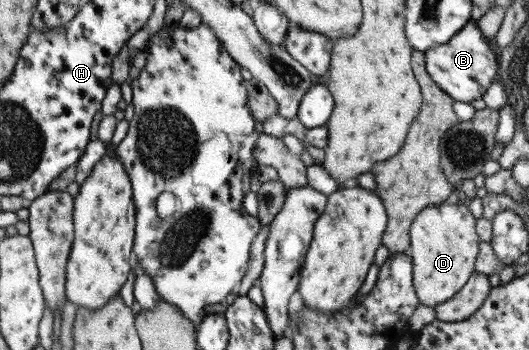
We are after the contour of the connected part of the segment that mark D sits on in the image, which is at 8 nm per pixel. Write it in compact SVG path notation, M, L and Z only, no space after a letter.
M439 203L421 210L411 223L408 254L413 263L413 284L420 305L437 307L451 299L476 271L474 266L480 253L481 241L475 233L475 217L463 203Z

